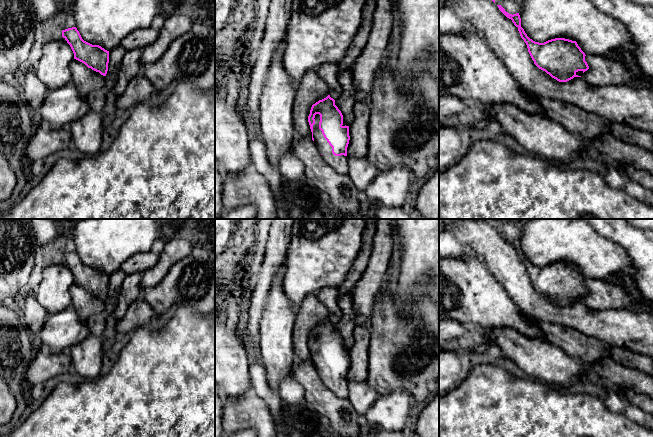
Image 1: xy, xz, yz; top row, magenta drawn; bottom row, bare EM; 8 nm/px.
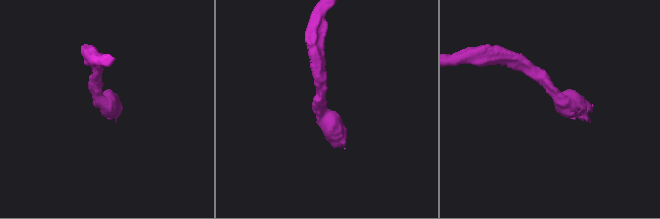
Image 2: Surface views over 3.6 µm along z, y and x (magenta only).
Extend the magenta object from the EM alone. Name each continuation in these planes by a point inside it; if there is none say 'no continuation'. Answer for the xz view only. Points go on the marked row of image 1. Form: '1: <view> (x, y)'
1: xz (340, 164)

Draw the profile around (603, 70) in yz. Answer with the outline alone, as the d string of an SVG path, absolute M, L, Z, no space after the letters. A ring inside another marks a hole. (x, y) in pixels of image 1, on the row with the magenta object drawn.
M586 55L589 69L581 78L593 86L626 85L633 83L631 66L622 58L601 55Z

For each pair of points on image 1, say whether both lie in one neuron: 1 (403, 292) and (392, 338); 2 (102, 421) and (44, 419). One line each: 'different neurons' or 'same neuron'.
1: different neurons
2: same neuron

